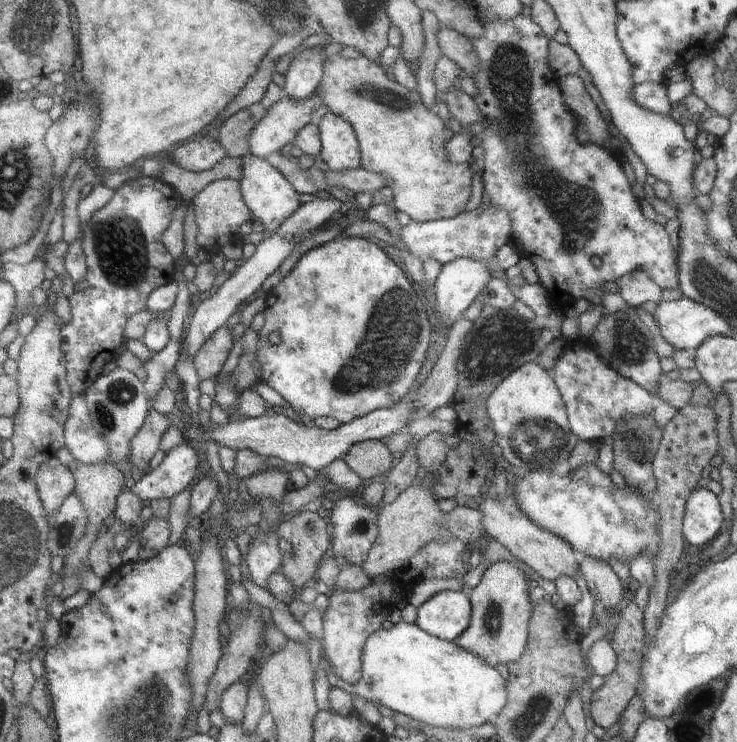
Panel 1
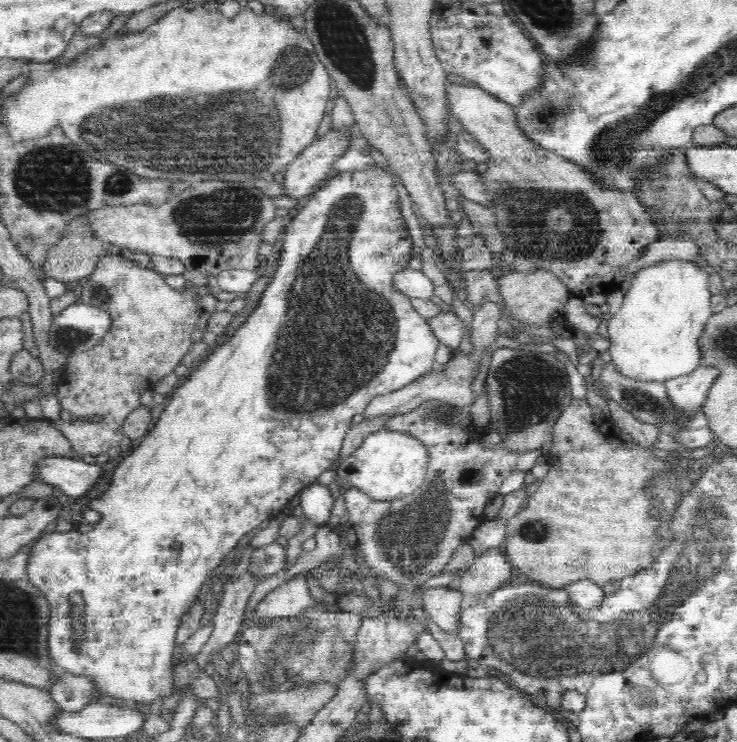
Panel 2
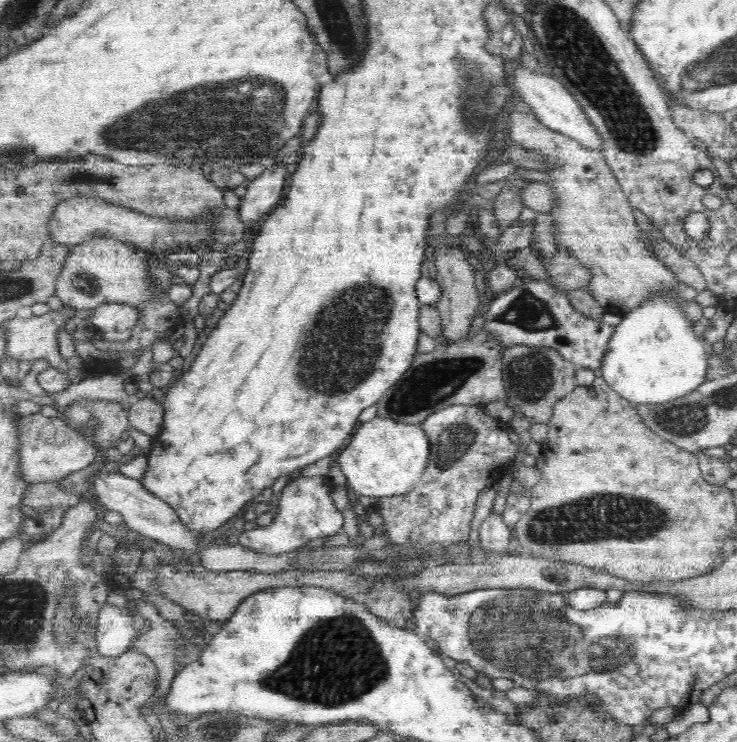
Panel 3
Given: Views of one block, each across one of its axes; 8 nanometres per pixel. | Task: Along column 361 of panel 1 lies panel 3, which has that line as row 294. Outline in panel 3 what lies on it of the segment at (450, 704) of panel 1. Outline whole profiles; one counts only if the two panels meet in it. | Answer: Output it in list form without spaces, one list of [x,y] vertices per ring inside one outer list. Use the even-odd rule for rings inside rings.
[[[680,283],[671,295],[644,300],[614,326],[599,367],[603,380],[628,403],[670,403],[696,391],[707,380],[707,342],[700,339],[699,331],[690,326],[683,311],[676,309],[680,300],[695,301],[697,294],[695,288]]]

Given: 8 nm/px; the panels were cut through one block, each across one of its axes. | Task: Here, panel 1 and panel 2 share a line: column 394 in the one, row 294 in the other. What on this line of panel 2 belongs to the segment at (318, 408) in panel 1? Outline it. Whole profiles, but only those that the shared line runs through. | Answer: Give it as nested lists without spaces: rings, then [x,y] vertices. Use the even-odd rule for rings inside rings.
[[[374,170],[374,172],[342,172],[338,174],[336,178],[332,180],[326,180],[326,184],[318,190],[318,192],[313,192],[312,198],[308,200],[308,204],[300,210],[300,214],[290,222],[290,226],[286,226],[286,236],[284,236],[284,252],[282,256],[279,256],[280,259],[280,268],[276,270],[276,276],[272,280],[272,284],[266,287],[266,292],[263,292],[262,300],[259,300],[258,308],[252,312],[252,316],[248,319],[248,322],[234,334],[234,338],[230,338],[224,346],[216,348],[214,354],[202,362],[198,366],[198,370],[193,370],[194,374],[190,374],[190,378],[186,382],[182,383],[182,386],[178,387],[178,390],[174,390],[174,396],[170,397],[170,402],[167,402],[167,406],[164,411],[161,412],[161,415],[158,418],[158,421],[155,423],[154,430],[150,431],[150,434],[146,435],[146,438],[143,438],[143,441],[140,445],[135,448],[130,455],[124,457],[124,460],[116,467],[116,470],[112,473],[108,490],[103,492],[100,498],[95,498],[89,502],[89,509],[96,510],[100,513],[101,519],[98,523],[94,524],[77,524],[74,525],[73,529],[68,532],[49,532],[46,534],[40,535],[31,546],[31,556],[27,560],[27,576],[31,578],[31,584],[36,586],[36,589],[40,590],[40,593],[44,594],[48,605],[50,605],[50,618],[49,618],[49,636],[48,636],[48,654],[52,657],[53,662],[64,671],[71,672],[72,674],[78,676],[88,676],[92,678],[94,683],[94,691],[101,700],[110,700],[113,702],[116,701],[128,701],[133,700],[138,704],[148,704],[151,702],[156,702],[158,698],[170,698],[174,694],[174,667],[172,667],[172,660],[174,660],[174,650],[177,646],[176,634],[178,631],[180,618],[186,616],[190,611],[190,608],[196,604],[196,600],[200,595],[202,586],[208,577],[222,564],[224,556],[229,552],[232,552],[232,549],[248,532],[252,532],[254,528],[260,526],[264,520],[272,520],[276,518],[278,514],[282,513],[284,508],[288,506],[288,502],[298,496],[302,492],[303,488],[306,488],[309,484],[316,482],[316,478],[322,474],[325,470],[328,470],[332,466],[334,460],[339,460],[339,452],[344,440],[344,437],[347,435],[348,429],[354,425],[352,422],[352,417],[355,414],[363,414],[366,406],[369,402],[372,402],[373,398],[376,396],[382,396],[382,394],[388,394],[389,392],[394,392],[395,390],[400,390],[403,386],[410,384],[411,382],[416,381],[420,376],[429,373],[432,368],[436,365],[434,360],[434,354],[436,354],[436,349],[439,345],[439,340],[436,338],[436,335],[432,332],[431,326],[427,323],[427,320],[416,312],[416,309],[411,305],[410,297],[399,290],[396,290],[394,284],[392,284],[392,277],[398,272],[403,271],[413,257],[412,247],[413,241],[410,240],[408,232],[406,232],[406,226],[404,226],[404,220],[400,216],[400,204],[398,204],[398,192],[394,190],[392,186],[392,176],[388,172],[382,172],[382,170]],[[294,308],[294,310],[292,310]],[[318,366],[318,368],[316,368]],[[172,544],[180,544],[179,550],[173,550]],[[72,592],[81,592],[82,598],[84,599],[84,640],[80,644],[74,644],[73,637],[75,636],[74,630],[72,629],[72,604],[70,602],[70,594]]]

